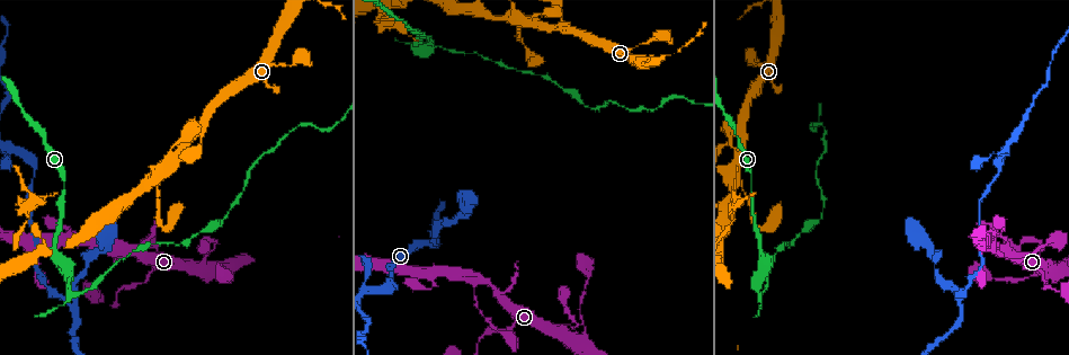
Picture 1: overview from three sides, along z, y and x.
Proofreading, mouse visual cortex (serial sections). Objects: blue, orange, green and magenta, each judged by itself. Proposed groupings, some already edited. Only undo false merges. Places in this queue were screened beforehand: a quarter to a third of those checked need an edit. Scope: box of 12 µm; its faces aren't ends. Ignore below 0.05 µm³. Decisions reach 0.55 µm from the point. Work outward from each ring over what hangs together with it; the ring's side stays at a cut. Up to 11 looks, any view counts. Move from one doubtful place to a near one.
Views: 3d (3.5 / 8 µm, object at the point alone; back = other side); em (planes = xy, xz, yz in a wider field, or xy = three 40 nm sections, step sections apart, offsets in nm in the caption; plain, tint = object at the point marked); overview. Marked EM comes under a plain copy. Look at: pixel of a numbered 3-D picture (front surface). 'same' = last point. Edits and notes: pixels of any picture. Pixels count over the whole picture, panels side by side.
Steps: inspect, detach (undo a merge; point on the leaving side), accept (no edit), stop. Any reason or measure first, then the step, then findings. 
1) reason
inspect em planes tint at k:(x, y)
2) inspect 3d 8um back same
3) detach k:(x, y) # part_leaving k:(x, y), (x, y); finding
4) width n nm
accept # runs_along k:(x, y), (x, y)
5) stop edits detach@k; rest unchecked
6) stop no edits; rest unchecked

sharp bend
inspect 3d 8um at 1:(758, 287)

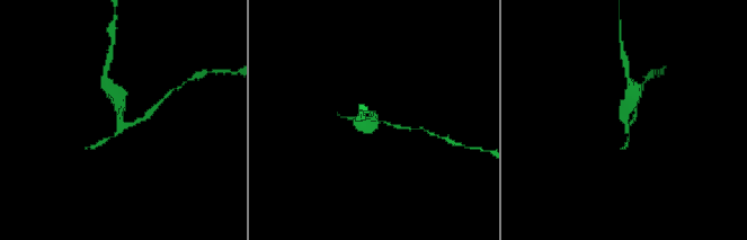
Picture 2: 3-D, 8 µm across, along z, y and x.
zoom in
inspect 3d 3.5um at 2:(119, 118)

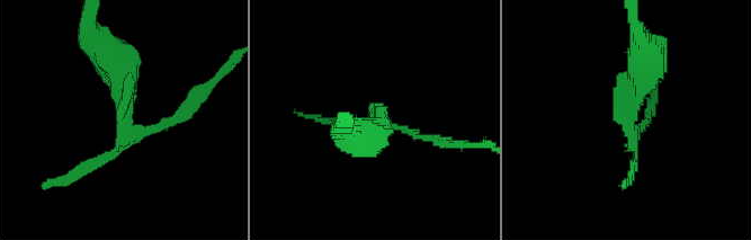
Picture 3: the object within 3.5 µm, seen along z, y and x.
shape alone is not enough
inspect em xy step 2 tint at 3:(632, 114)

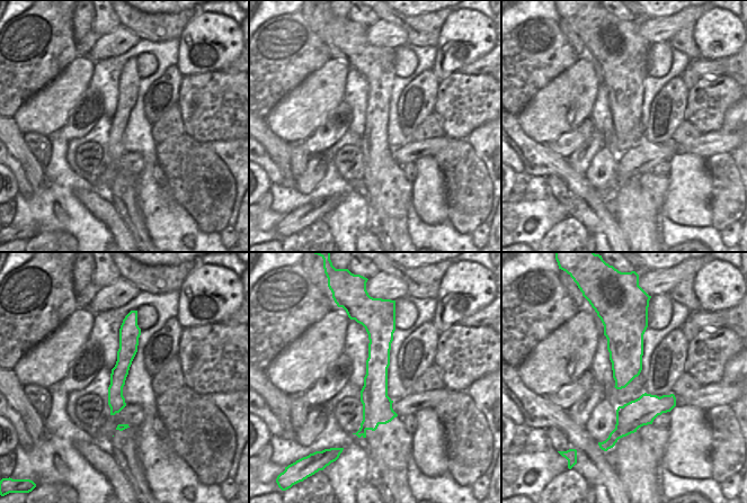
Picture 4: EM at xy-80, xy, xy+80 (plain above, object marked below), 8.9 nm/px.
detach 3:(79, 168) # part_leaving 3:(137, 130), (176, 120), (224, 71); two cells meet here

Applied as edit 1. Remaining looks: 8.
inspect overview

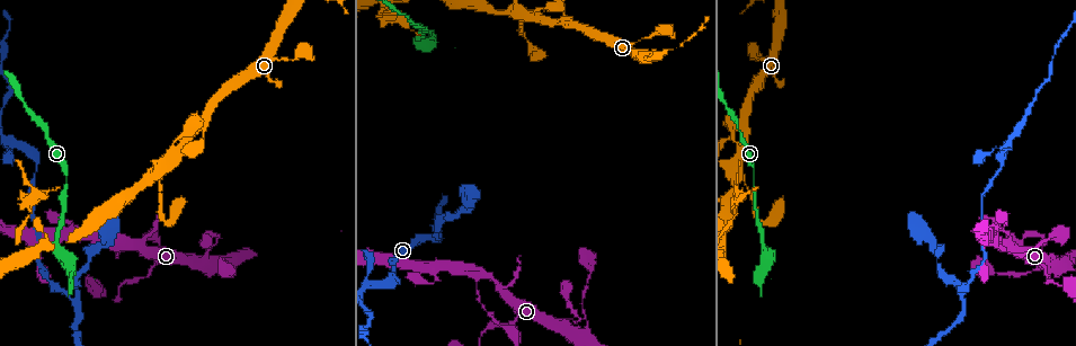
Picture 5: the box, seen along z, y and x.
three-way junction
inspect 3d 8um at 5:(741, 153)

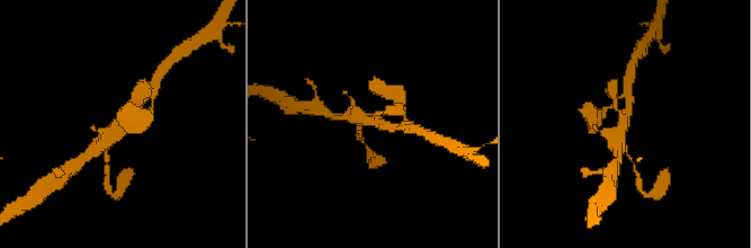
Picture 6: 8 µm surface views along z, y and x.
arms 3; arm_widths 150, 250, 500 nm; need the tissue
inspect em xy step 1 tint at 6:(377, 122)

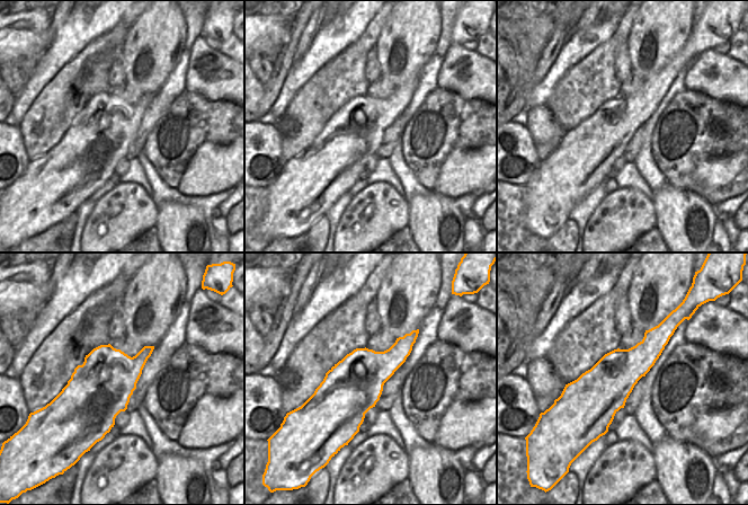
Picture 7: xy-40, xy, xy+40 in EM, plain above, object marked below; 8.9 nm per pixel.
accept # runs_along 6:(146, 97), (101, 145); continuous, no second cell

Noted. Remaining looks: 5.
narrows sharply
inspect 3d 3.5um at 5:(392, 17)

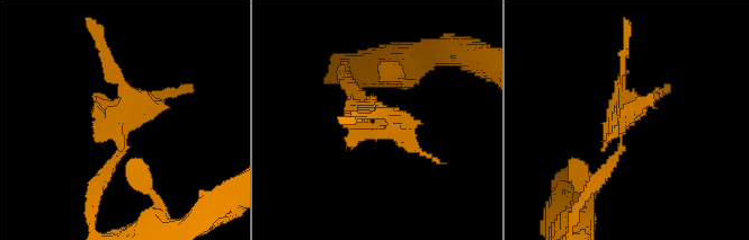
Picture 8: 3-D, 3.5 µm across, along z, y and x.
need the tissue
inspect em planes tint at 8:(123, 139)

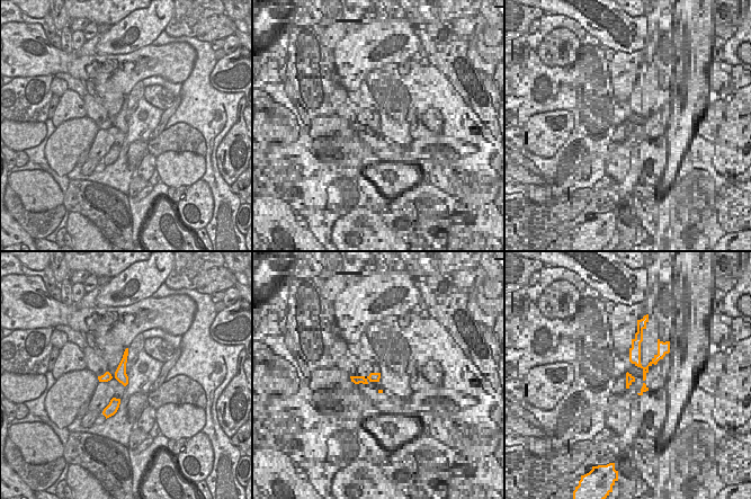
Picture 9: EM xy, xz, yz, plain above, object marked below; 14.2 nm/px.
detach 8:(125, 104) # part_leaving 8:(122, 138), (145, 99), (190, 86); two cells meet here

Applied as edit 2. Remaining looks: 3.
thin arm on a thick one
inspect 3d 3.5um at 5:(125, 239)

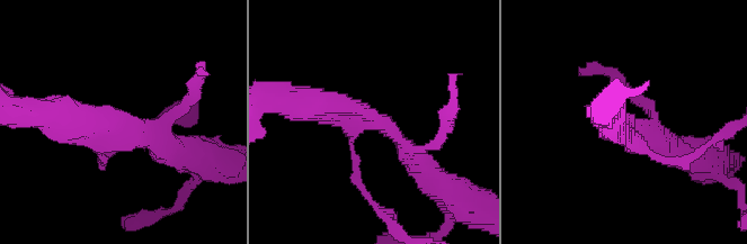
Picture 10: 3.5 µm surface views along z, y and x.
arms 3; arm_widths 100, 300, 450 nm
inspect em xy step 5 tint at 10:(117, 126)

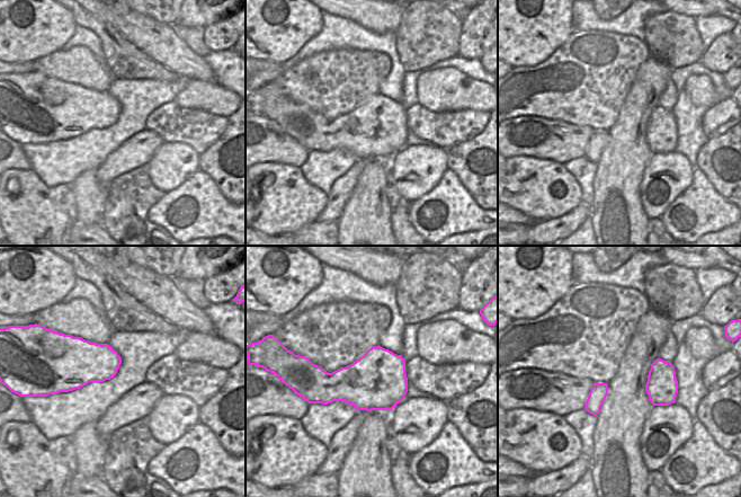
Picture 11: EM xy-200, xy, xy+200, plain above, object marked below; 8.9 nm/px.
inspect em planes tint same

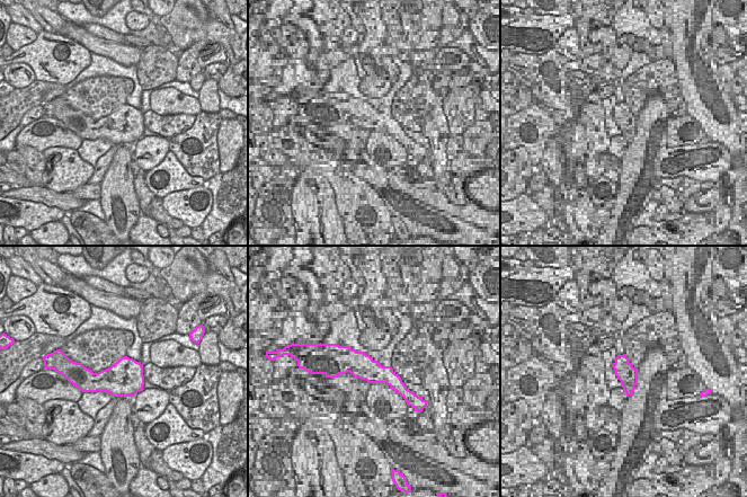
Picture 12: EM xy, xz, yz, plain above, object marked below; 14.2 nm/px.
accept # one cell here

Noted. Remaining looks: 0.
stop edits detach@3, detach@8; rest unchecked

